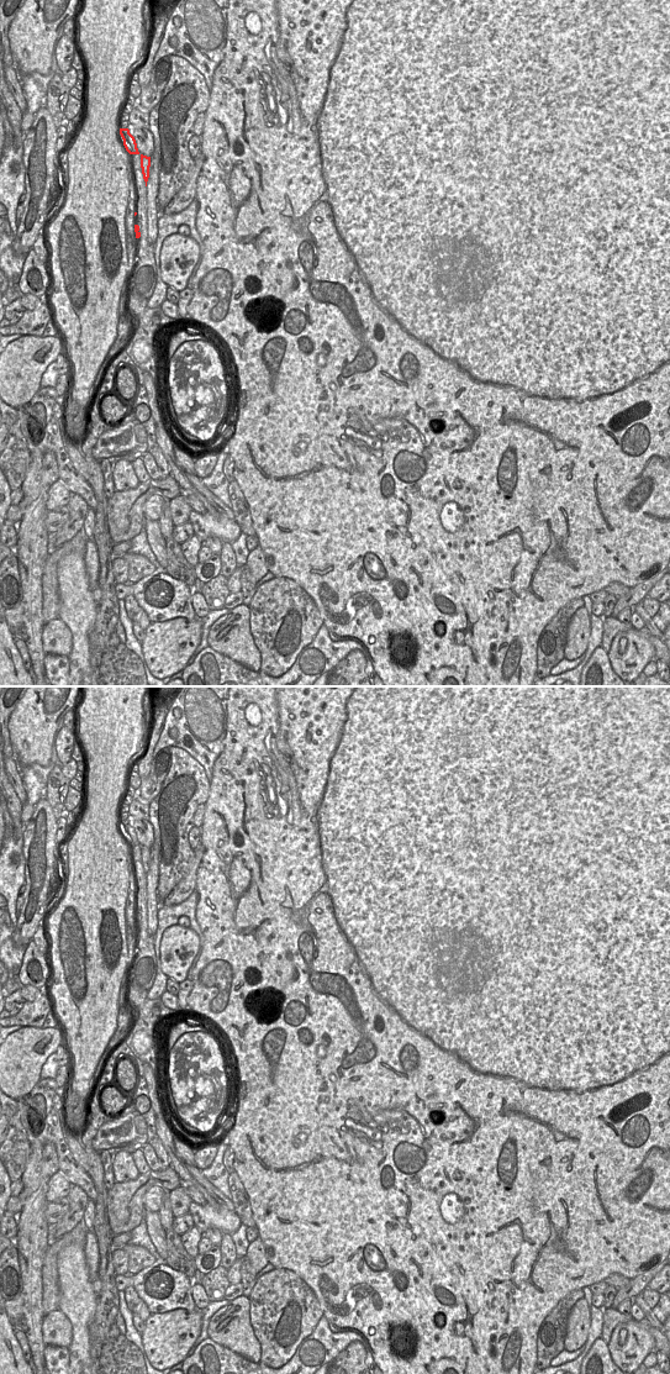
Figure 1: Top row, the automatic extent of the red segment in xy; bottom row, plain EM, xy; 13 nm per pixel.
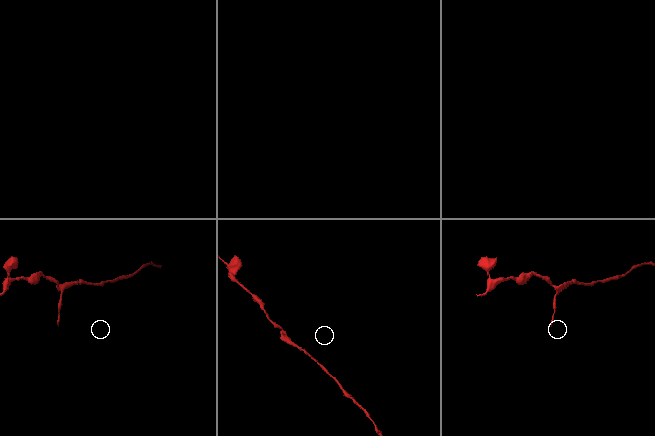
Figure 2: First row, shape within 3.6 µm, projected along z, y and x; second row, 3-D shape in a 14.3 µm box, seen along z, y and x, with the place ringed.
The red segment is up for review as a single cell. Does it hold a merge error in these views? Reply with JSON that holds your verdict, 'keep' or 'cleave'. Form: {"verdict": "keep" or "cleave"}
{"verdict": "cleave"}

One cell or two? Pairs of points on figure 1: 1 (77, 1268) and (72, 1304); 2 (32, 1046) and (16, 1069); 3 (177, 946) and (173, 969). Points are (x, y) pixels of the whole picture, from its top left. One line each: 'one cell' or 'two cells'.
1: one cell
2: one cell
3: one cell

